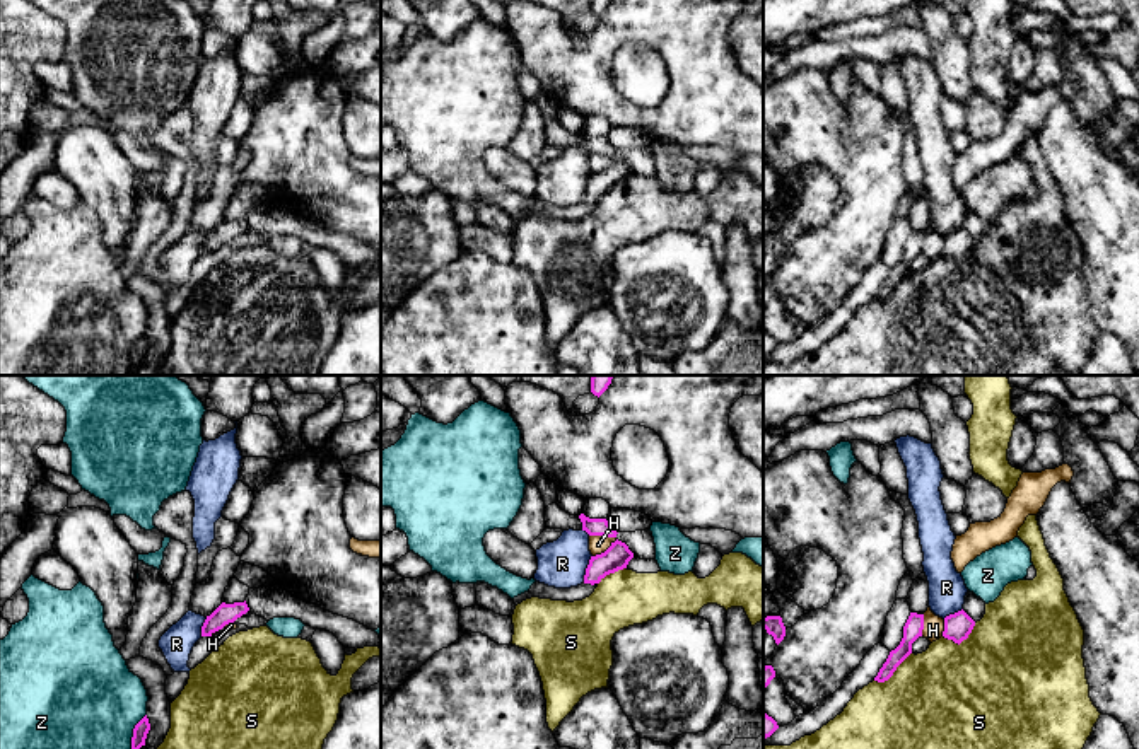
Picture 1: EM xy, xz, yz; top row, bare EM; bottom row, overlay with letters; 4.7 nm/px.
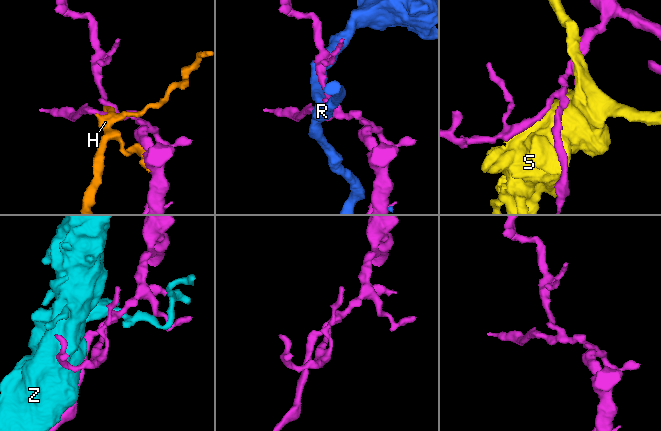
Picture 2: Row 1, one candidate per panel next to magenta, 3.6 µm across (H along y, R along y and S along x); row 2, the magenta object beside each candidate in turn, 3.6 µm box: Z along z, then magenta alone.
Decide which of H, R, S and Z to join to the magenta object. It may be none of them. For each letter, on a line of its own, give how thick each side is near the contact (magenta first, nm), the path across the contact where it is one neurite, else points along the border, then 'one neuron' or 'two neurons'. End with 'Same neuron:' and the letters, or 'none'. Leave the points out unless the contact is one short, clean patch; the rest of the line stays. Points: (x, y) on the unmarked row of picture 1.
H: calibres 80 and 90 nm; two neurons
R: calibres 120 and 220 nm; two neurons
S: calibres 90 and 500 nm; two neurons
Z: calibres 70 and 480 nm; two neurons
Same neuron: none

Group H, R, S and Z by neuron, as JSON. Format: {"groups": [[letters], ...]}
{"groups": [["H"], ["R"], ["S"], ["Z"]]}

